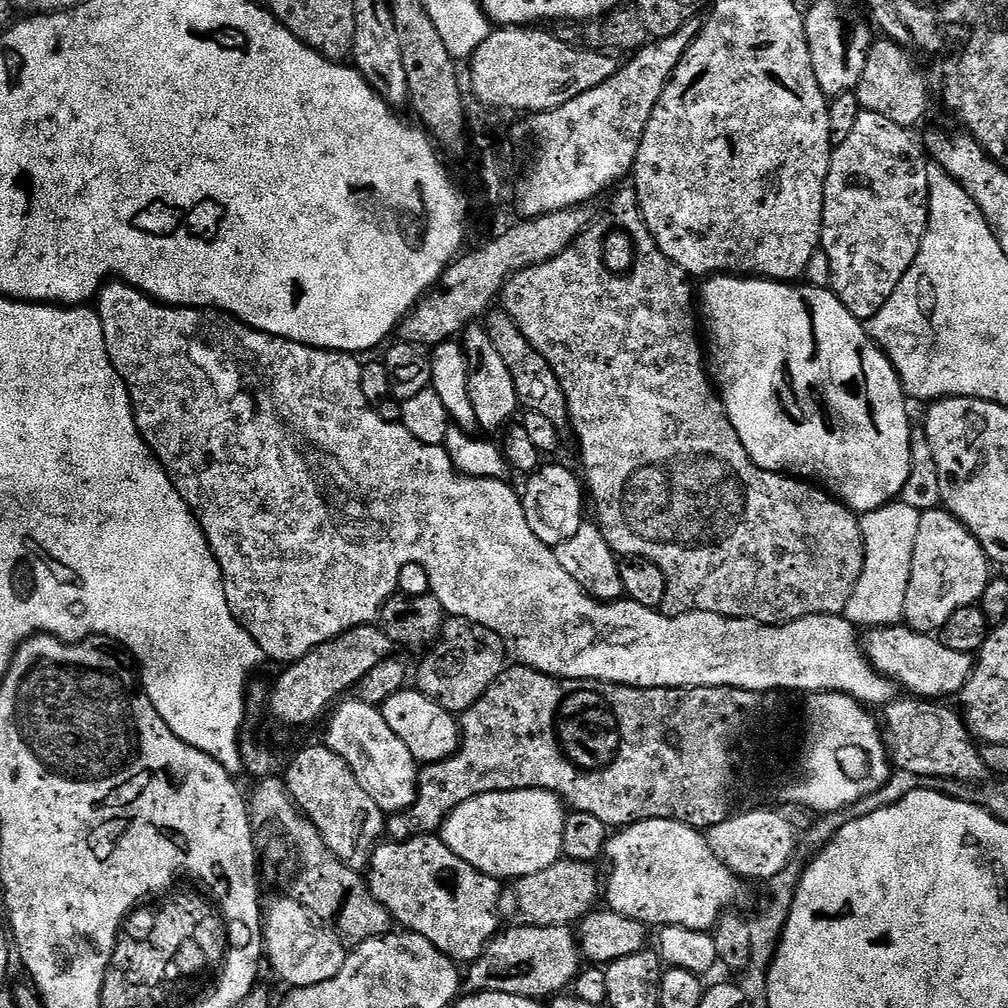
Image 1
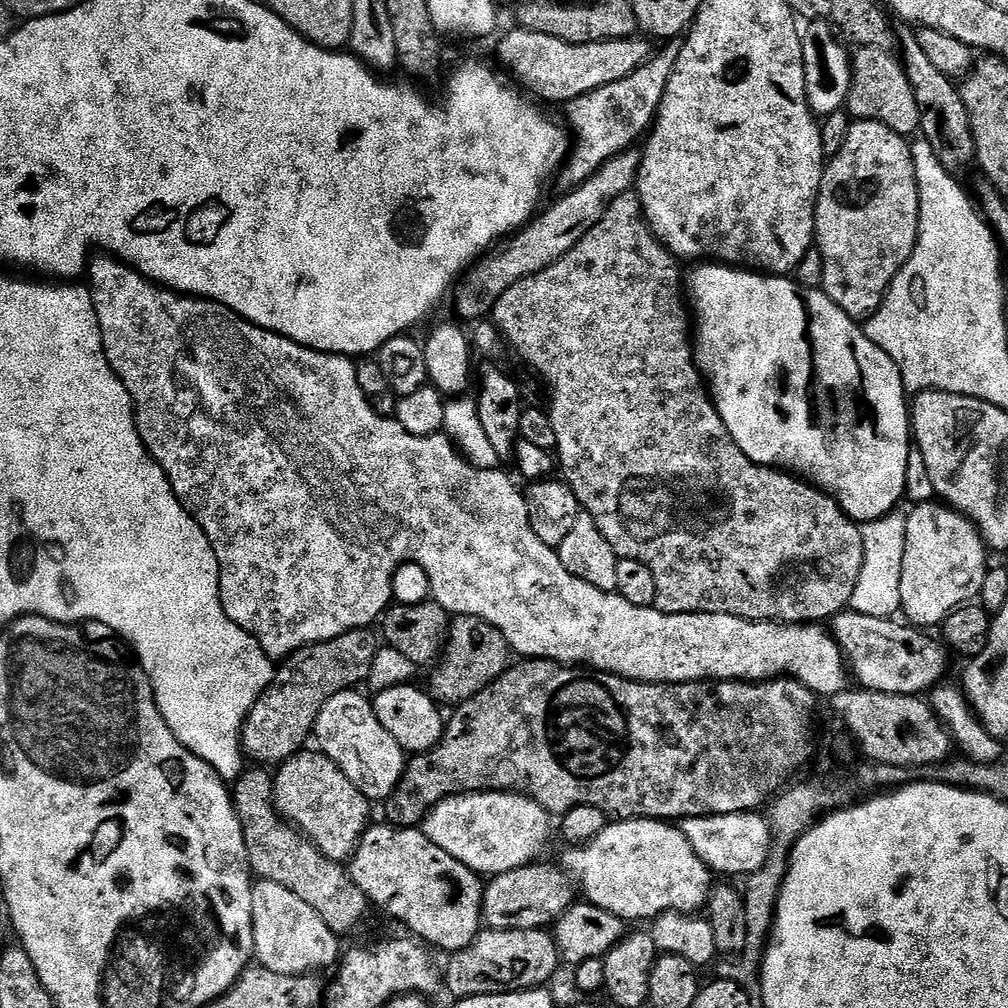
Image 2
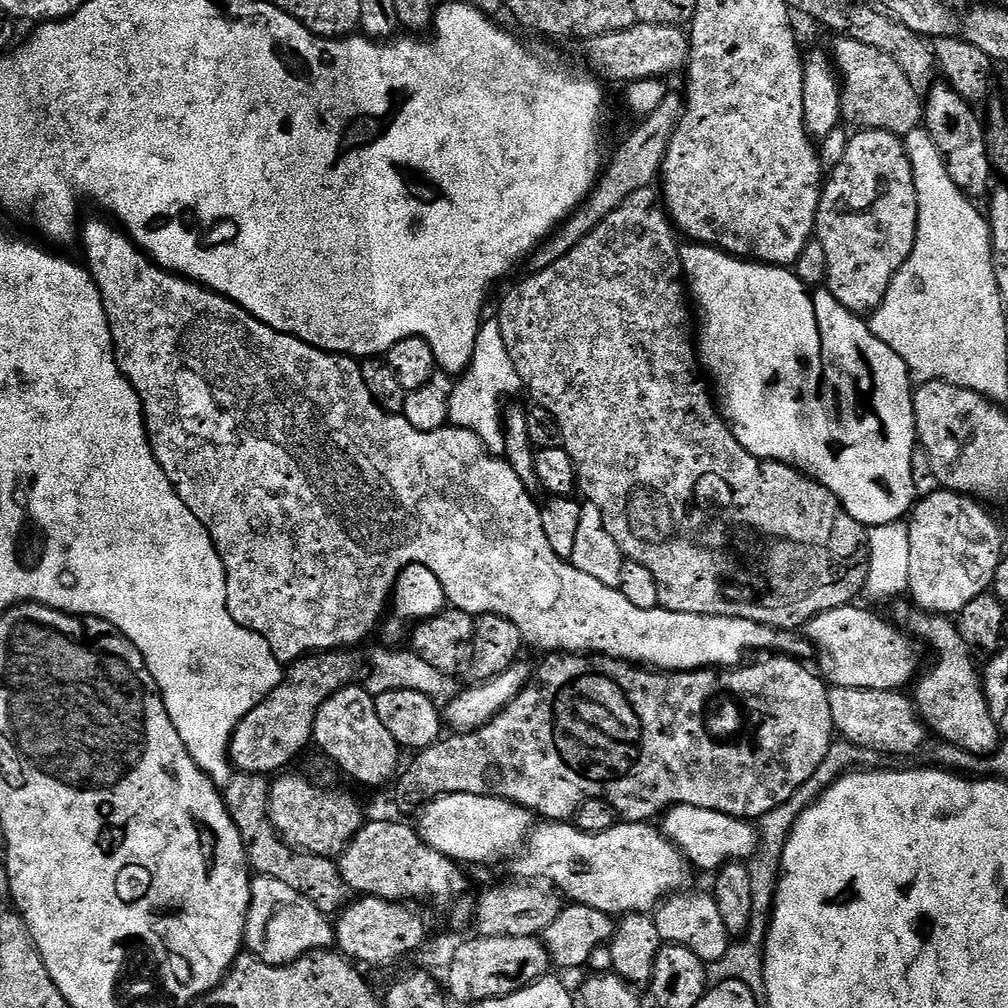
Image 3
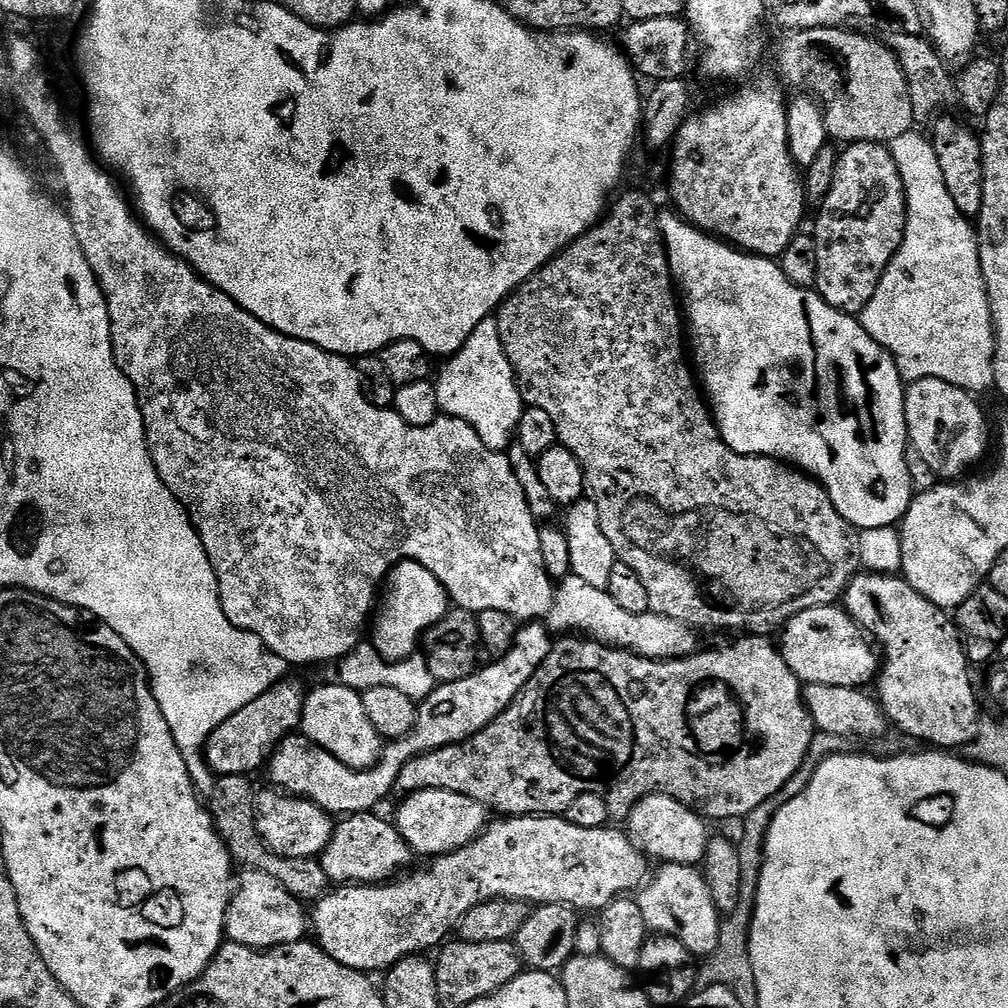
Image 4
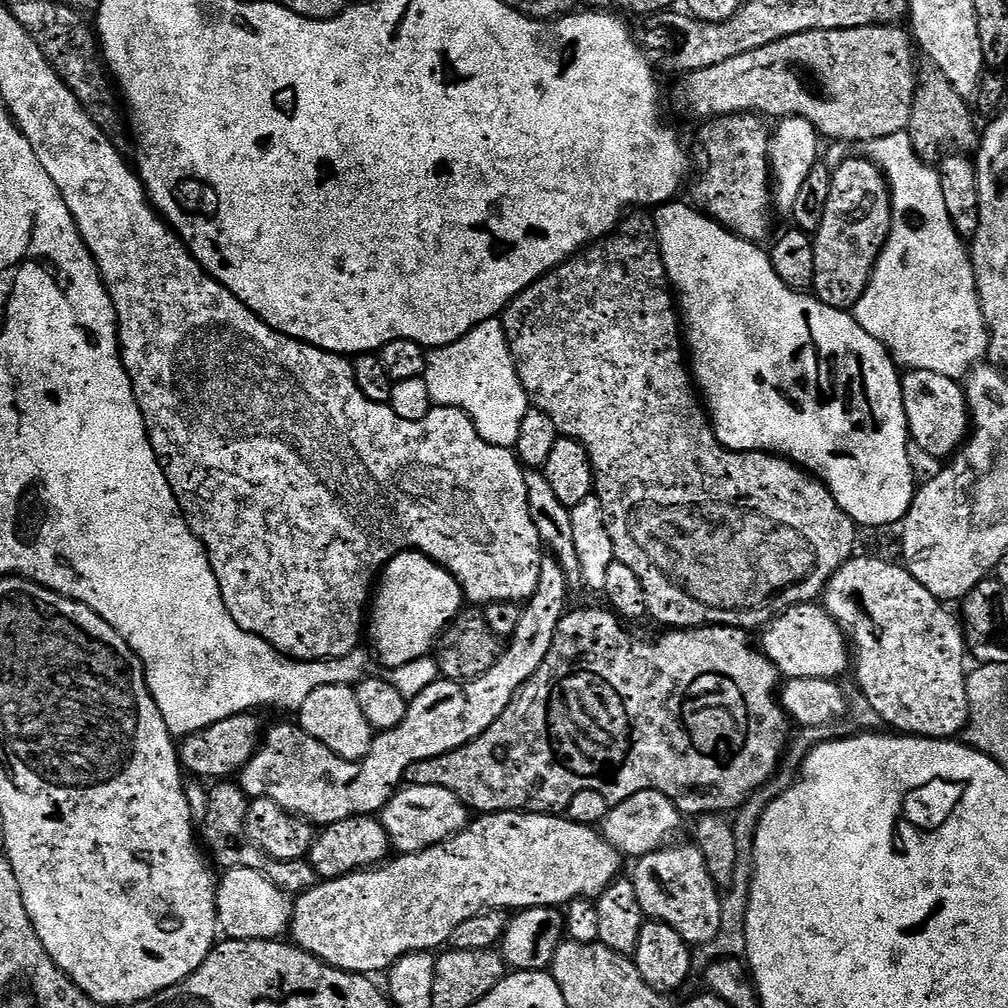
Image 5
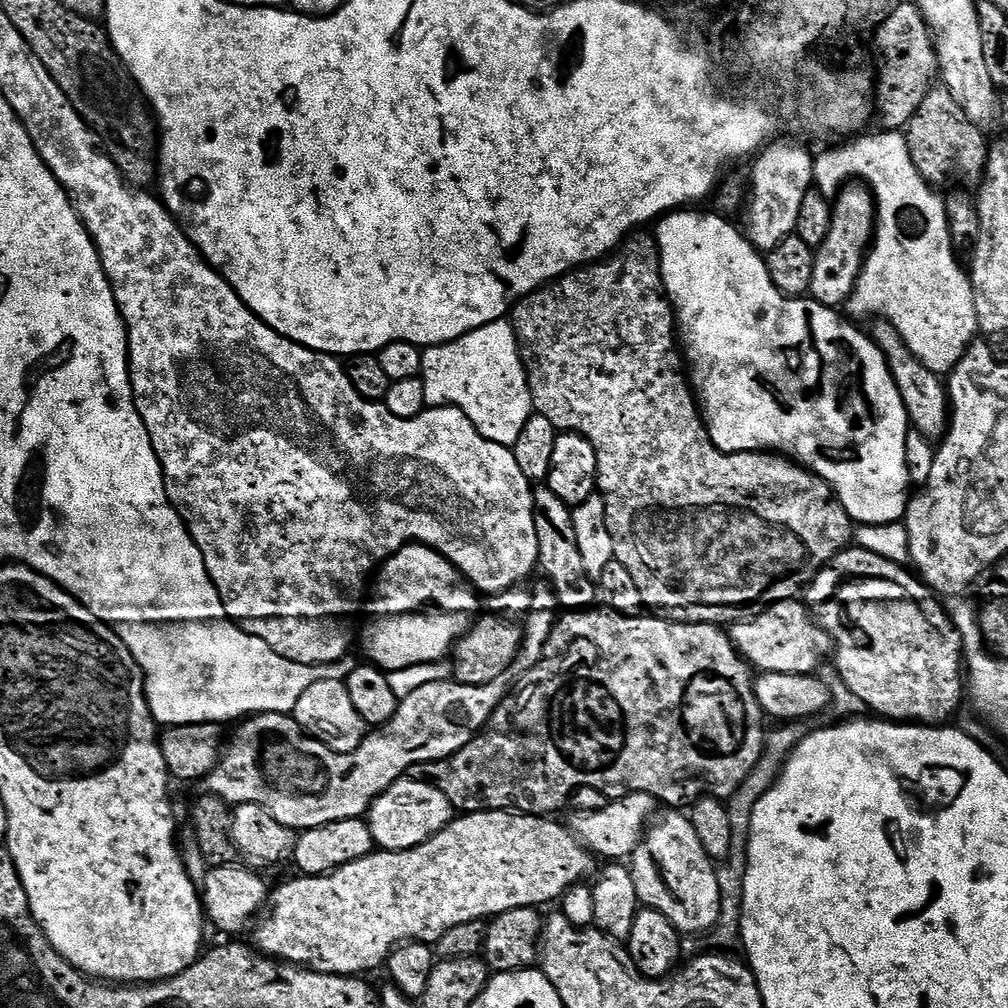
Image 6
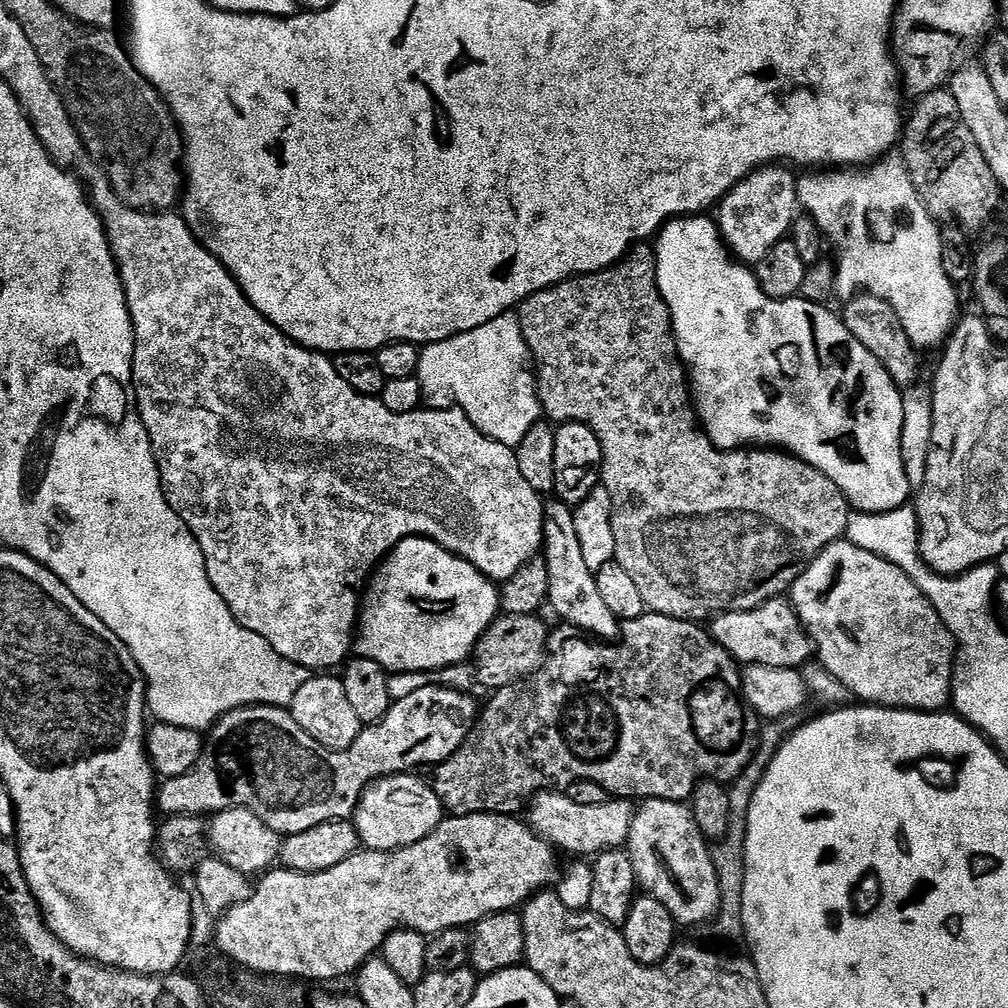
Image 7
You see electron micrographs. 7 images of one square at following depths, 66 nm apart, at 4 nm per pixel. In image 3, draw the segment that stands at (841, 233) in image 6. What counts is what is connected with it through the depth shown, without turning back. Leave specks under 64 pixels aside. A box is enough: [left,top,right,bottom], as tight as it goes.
[814,128,916,314]

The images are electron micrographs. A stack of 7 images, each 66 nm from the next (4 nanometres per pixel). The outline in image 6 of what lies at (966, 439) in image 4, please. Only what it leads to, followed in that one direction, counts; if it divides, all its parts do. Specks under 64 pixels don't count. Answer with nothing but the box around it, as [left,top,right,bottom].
[870,319,950,442]

